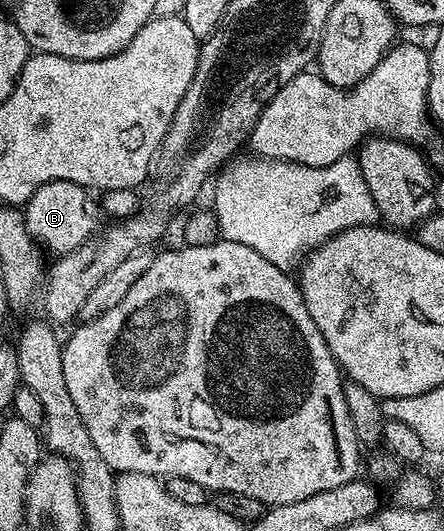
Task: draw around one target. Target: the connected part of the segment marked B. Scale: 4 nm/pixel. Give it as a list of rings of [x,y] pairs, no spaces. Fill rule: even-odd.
[[[48,180],[31,194],[29,203],[23,208],[25,225],[46,253],[64,254],[80,248],[98,231],[97,223],[103,216],[98,201],[93,201],[89,196],[92,195],[75,182],[62,180]]]

